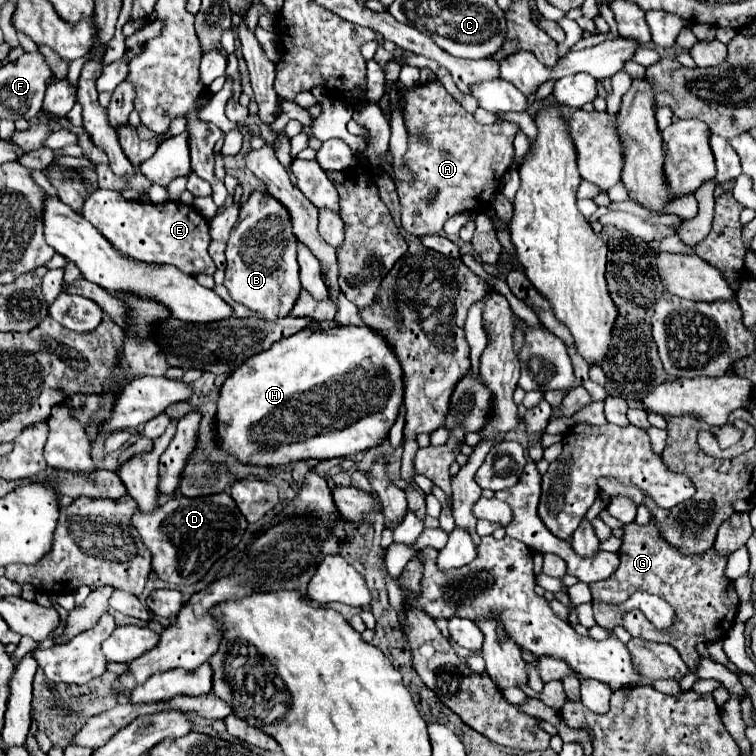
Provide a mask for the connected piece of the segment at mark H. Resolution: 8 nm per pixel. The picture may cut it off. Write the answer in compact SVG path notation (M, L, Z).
M340 325L326 331L302 329L278 341L268 351L244 361L244 365L224 381L214 417L216 431L222 435L218 447L246 465L258 463L260 459L260 467L348 457L376 447L388 435L402 397L402 367L376 331L354 325Z

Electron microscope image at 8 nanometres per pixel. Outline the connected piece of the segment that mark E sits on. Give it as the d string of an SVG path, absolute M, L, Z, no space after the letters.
M94 189L84 203L82 215L122 253L148 263L170 263L186 275L216 271L208 255L210 233L206 219L192 207L182 203L138 203L130 201L118 191Z

